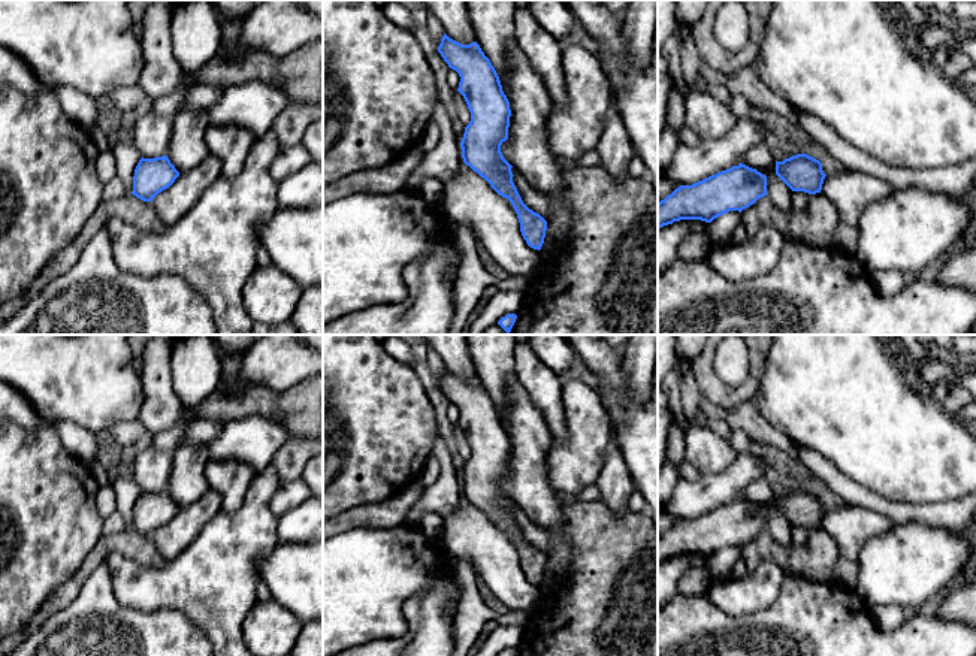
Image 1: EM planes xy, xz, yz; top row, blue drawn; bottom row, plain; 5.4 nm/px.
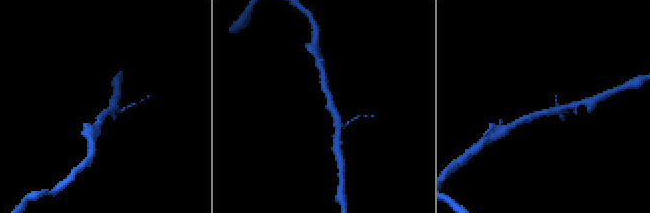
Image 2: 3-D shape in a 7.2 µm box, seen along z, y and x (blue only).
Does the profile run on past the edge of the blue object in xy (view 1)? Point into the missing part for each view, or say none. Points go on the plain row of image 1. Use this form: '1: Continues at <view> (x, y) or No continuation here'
1: No continuation here

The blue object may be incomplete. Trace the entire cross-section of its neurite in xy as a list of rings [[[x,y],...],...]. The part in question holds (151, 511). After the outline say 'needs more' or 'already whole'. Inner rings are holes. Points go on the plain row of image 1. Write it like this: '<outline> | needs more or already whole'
[[[167,490],[155,493],[140,493],[133,511],[132,529],[143,536],[152,536],[152,533],[169,523],[179,507],[170,498]]] | already whole

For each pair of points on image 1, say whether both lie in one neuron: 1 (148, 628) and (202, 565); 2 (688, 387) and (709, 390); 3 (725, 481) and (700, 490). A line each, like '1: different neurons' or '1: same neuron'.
1: different neurons
2: different neurons
3: same neuron

